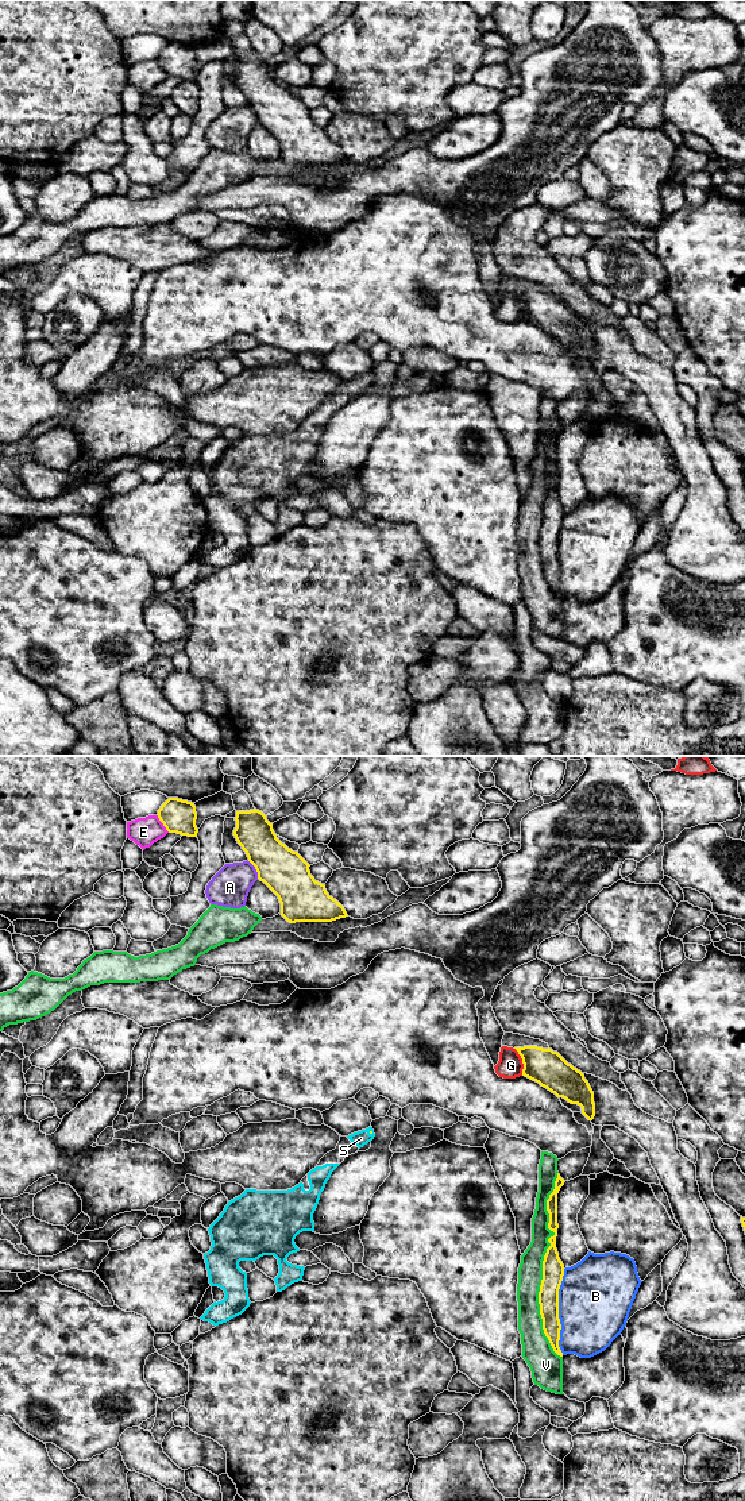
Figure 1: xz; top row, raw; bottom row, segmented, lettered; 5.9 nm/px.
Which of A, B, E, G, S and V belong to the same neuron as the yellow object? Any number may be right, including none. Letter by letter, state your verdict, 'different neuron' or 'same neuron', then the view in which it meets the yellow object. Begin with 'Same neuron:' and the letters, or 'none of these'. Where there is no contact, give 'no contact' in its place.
Same neuron: S
A: different neuron; meets yellow in xz
B: different neuron; meets yellow in xz
E: different neuron; meets yellow in xz
G: different neuron; meets yellow in xz
S: same neuron; meets yellow in xz
V: different neuron; meets yellow in xz

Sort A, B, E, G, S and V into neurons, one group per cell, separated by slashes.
A / B / E / G / S / V

